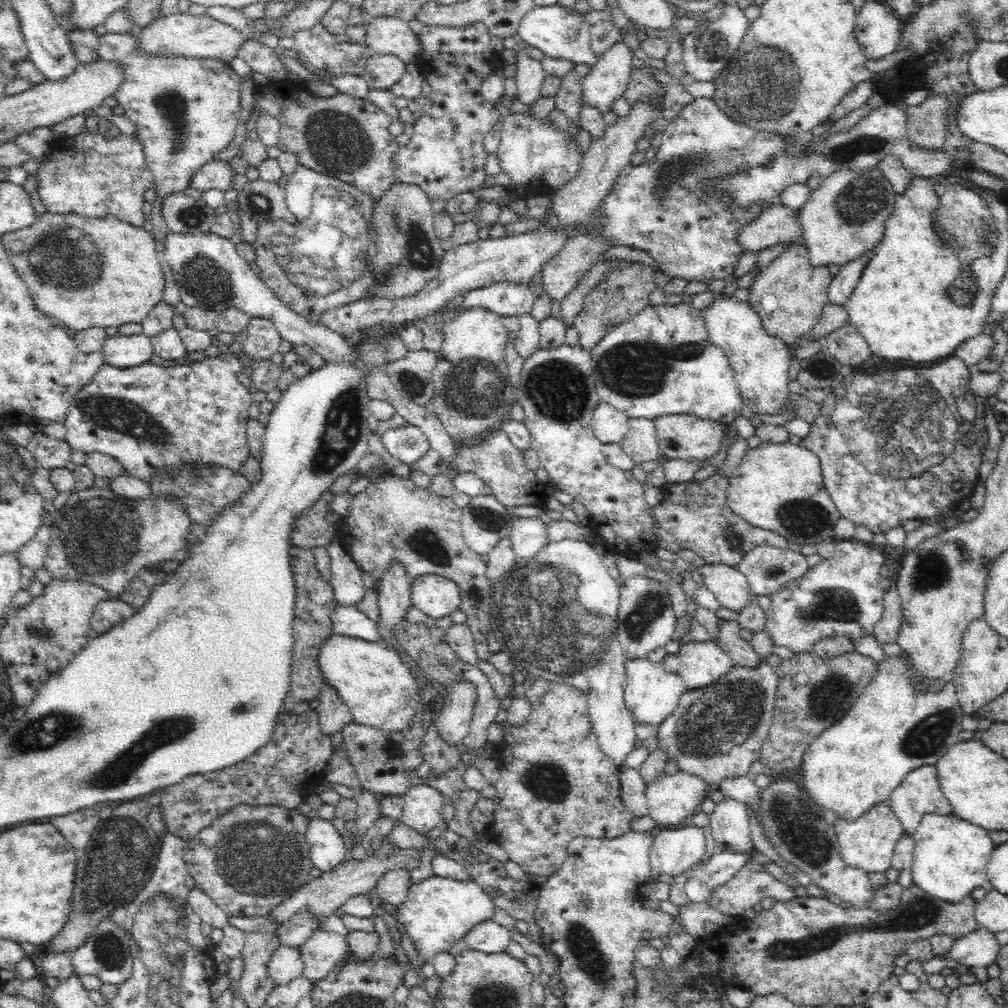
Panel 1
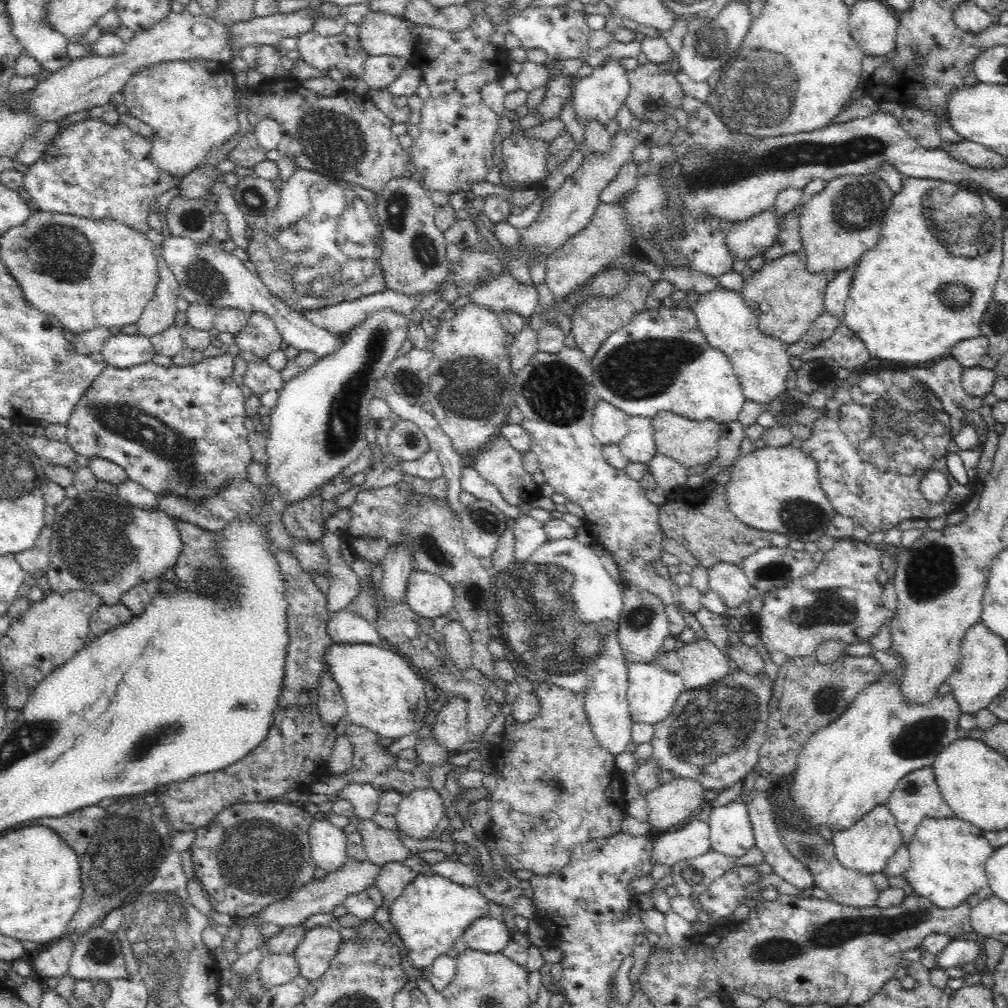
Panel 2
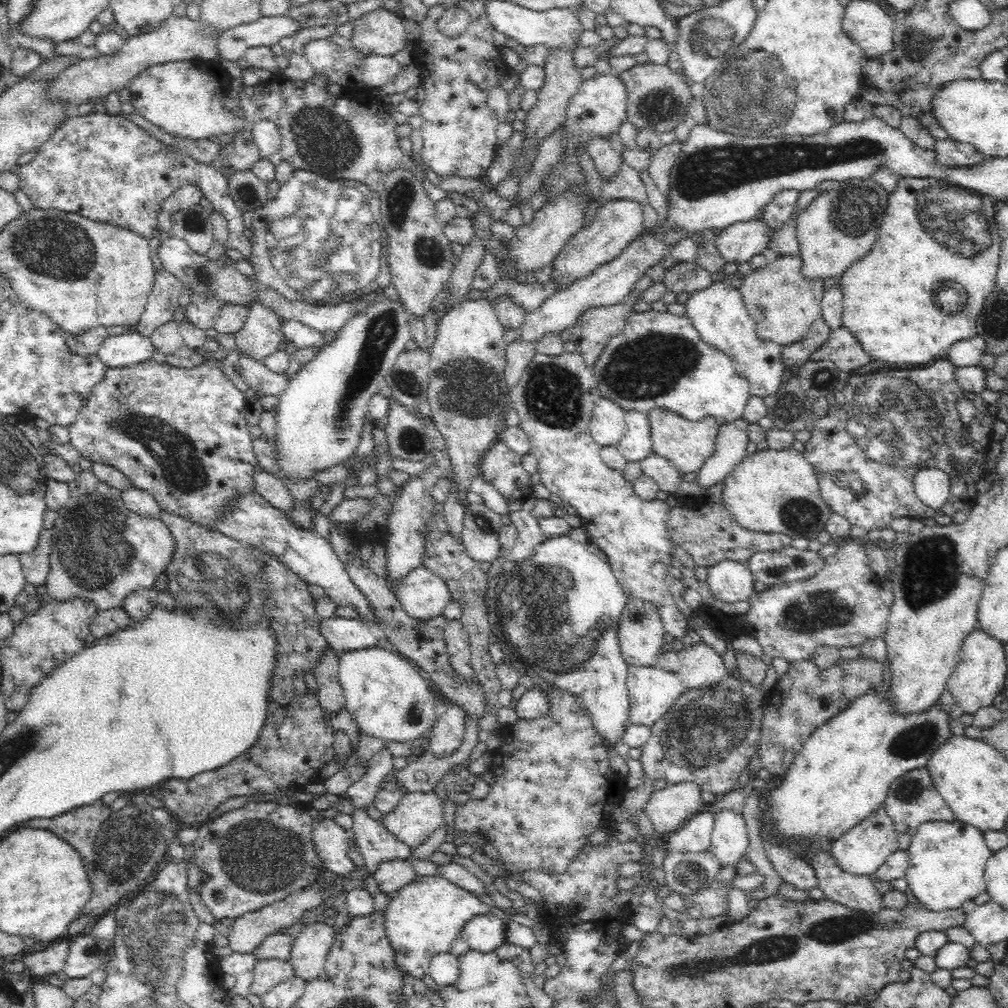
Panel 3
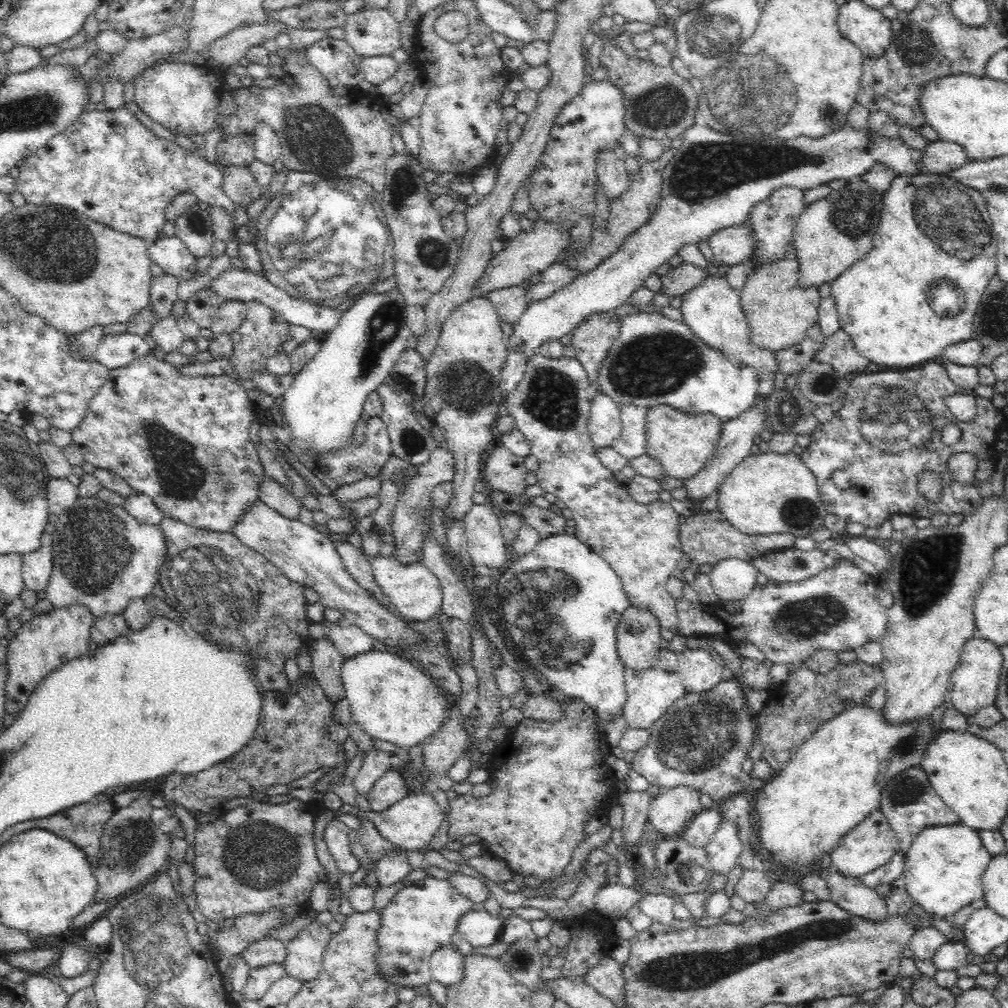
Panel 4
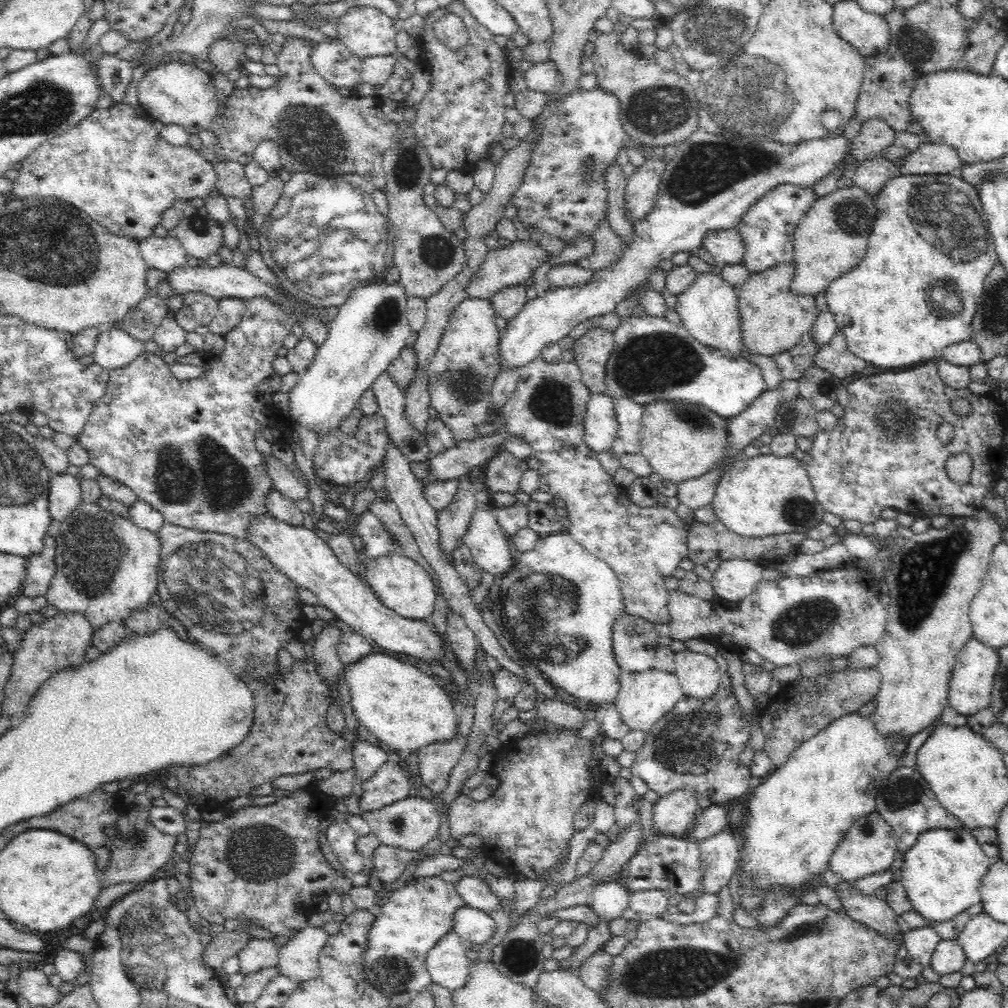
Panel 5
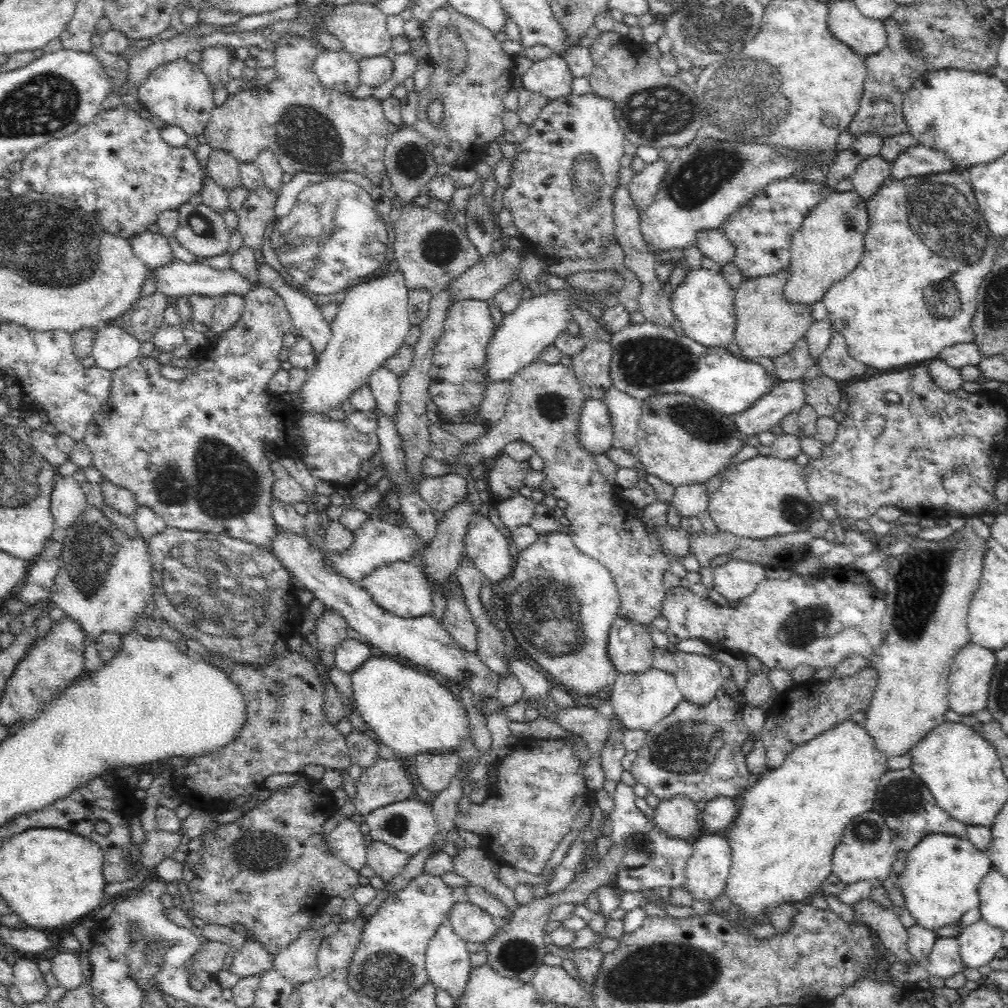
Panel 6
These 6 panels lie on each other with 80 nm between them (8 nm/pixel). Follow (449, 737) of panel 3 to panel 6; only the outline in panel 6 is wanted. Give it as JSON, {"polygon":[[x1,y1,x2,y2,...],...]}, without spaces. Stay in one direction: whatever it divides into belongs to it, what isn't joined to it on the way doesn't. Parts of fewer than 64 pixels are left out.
{"polygon":[[458,753,415,755,416,776,421,785,429,792,437,794,444,790,454,780,460,768]]}

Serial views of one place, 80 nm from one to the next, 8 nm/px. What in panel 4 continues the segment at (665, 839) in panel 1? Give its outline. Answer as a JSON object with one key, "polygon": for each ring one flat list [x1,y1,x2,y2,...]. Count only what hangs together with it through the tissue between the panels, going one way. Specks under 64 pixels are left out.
{"polygon":[[716,808,704,809,689,823,687,829,679,838,690,842,690,845,703,848,714,837,722,826,723,817]]}

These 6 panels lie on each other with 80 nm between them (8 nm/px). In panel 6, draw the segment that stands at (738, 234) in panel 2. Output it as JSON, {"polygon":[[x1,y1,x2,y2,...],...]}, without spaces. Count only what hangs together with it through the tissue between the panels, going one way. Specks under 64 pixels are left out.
{"polygon":[[702,229,694,238,696,245,704,257,715,260,718,264,725,265,734,258,734,245,724,237,720,229]]}

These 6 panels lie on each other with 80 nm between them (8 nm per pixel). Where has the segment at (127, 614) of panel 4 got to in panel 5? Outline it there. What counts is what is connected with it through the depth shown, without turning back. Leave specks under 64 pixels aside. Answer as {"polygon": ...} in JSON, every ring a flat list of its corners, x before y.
{"polygon":[[152,603,133,610,125,621,125,626,135,635,151,635,160,627,169,627,178,639,189,640,184,626,172,615,166,613,162,606]]}

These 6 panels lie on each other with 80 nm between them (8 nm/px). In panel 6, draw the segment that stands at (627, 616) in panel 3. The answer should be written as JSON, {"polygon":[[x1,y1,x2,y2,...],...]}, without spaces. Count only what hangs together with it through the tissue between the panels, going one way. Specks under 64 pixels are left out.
{"polygon":[[614,620,606,644,606,653,614,669,620,673,640,674,653,667,652,654,656,647,650,637,651,631,633,620]]}

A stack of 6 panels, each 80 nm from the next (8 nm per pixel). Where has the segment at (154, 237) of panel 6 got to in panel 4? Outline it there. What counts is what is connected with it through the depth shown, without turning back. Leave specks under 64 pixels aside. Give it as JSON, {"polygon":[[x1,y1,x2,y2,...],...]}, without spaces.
{"polygon":[[176,235,157,238,154,242,148,243,146,255,150,257,150,262,160,266,166,275,184,279,198,276,196,257]]}

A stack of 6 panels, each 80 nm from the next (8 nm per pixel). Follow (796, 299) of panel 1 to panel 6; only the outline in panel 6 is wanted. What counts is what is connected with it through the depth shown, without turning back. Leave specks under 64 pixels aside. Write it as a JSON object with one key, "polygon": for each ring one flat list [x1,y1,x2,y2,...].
{"polygon":[[788,270,745,280,734,294,734,343,741,351,742,360,760,357,774,360,792,351,813,323,810,305,791,303,784,298]]}

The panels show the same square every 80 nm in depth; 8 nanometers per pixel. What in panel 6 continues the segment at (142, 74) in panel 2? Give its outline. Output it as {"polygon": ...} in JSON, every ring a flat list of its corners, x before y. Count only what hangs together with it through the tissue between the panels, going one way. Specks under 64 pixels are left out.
{"polygon":[[178,58,150,70,149,76,137,88,137,97,141,104,150,110,154,119,182,128,190,138,203,134,210,120,210,114,216,107,212,102,213,92,208,77,198,63,185,58]]}

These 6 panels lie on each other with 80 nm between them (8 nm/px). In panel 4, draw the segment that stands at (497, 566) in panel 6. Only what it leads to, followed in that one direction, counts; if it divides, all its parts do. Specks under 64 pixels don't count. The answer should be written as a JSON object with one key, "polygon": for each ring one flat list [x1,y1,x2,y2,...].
{"polygon":[[476,504,464,517,464,534,473,563,494,570,509,566,506,559,508,544,501,531,499,514,492,504]]}

